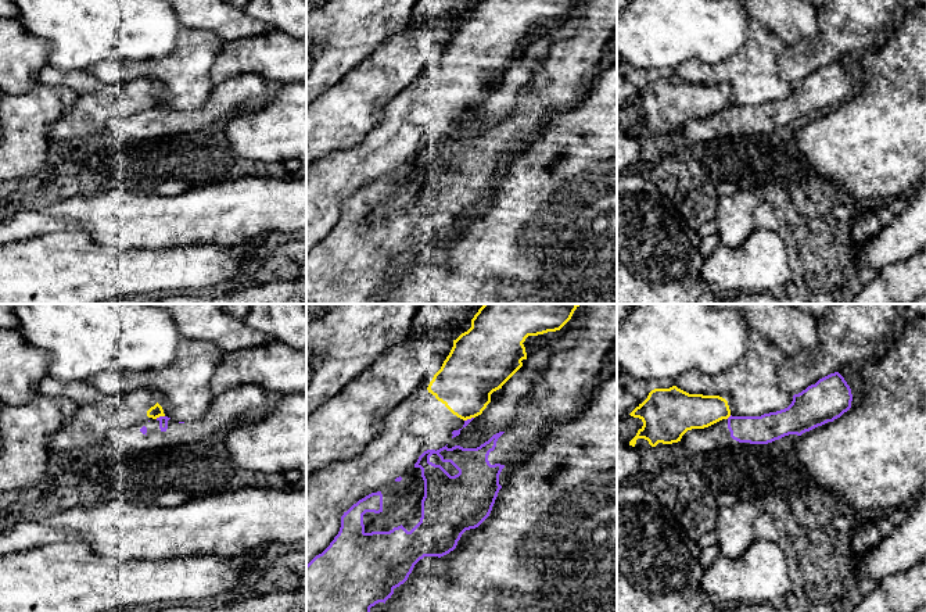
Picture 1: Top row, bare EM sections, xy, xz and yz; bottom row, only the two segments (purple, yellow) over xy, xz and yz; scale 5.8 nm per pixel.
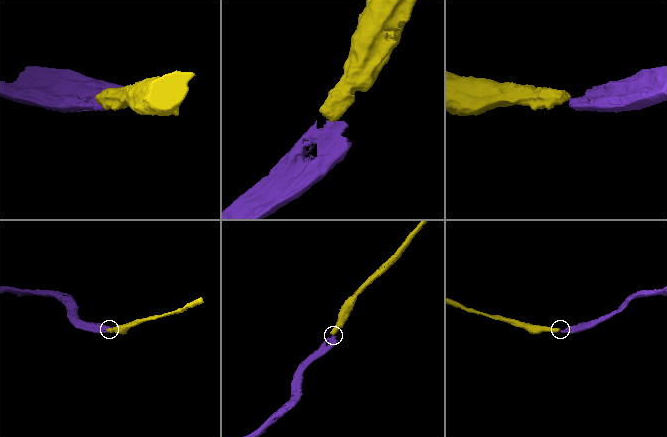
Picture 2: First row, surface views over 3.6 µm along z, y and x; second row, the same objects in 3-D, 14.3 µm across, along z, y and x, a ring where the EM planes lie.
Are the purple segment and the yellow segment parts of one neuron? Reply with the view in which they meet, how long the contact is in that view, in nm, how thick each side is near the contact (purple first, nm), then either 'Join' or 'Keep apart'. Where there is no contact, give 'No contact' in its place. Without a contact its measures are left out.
Touches purple in xy. Shared border 60 nm. Thickness 50 nm (purple) against 70 nm. Keep apart

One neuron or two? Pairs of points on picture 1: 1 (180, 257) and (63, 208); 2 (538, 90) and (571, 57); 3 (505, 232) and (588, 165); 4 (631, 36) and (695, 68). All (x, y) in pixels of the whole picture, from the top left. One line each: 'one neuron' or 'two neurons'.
1: two neurons
2: one neuron
3: one neuron
4: two neurons

